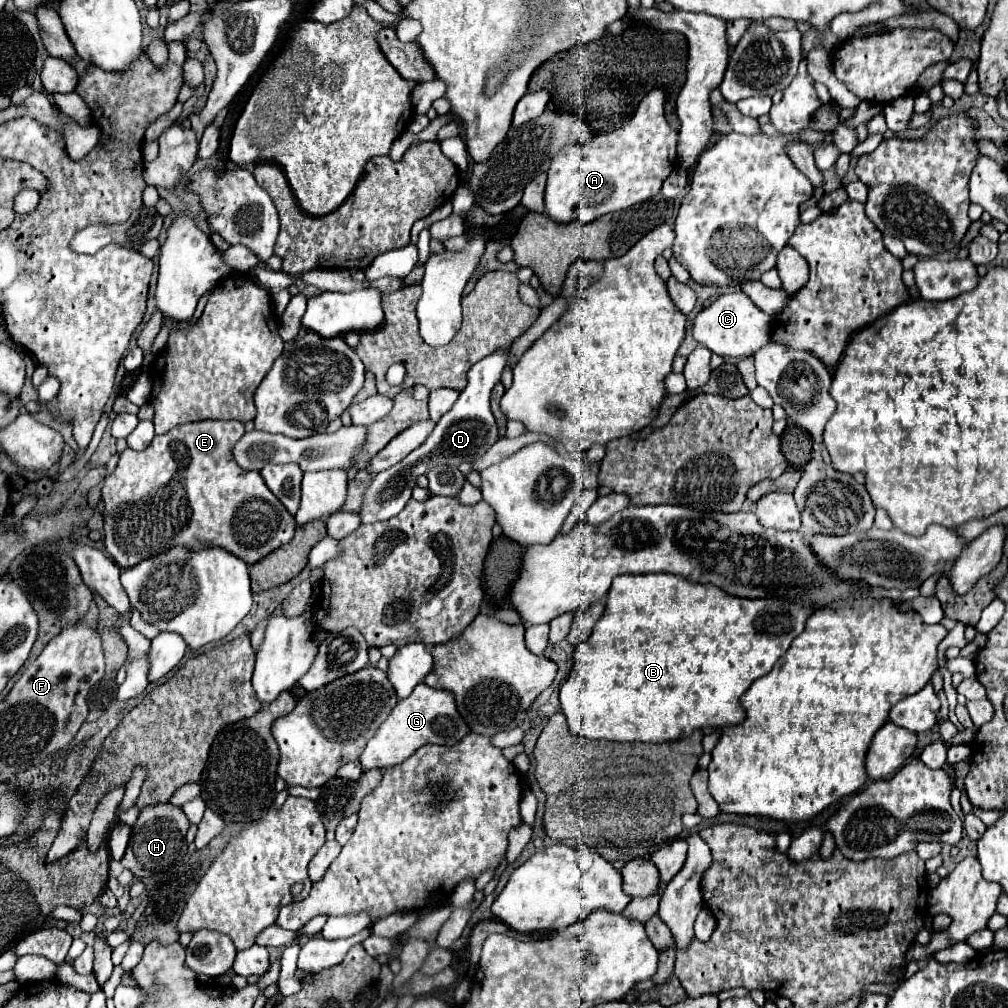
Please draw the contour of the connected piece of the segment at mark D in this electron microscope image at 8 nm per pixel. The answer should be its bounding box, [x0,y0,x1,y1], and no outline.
[359,348,509,524]

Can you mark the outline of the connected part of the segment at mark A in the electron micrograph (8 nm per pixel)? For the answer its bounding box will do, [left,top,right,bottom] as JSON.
[545,90,677,222]

